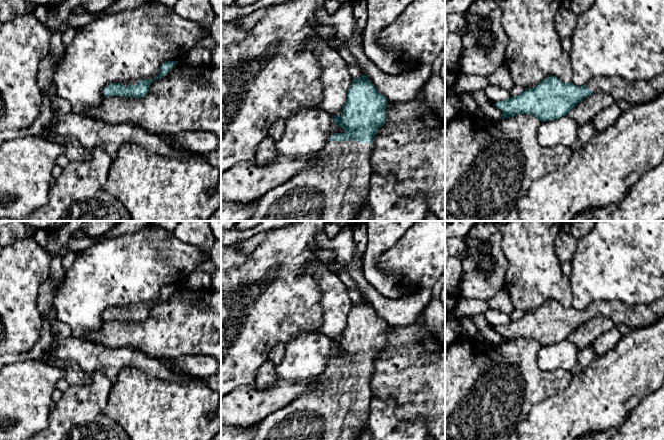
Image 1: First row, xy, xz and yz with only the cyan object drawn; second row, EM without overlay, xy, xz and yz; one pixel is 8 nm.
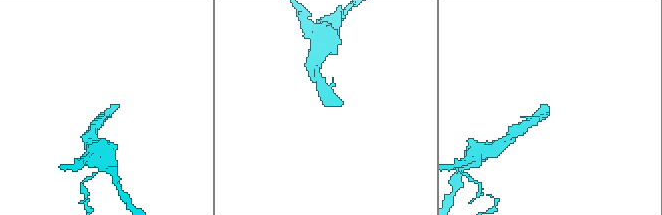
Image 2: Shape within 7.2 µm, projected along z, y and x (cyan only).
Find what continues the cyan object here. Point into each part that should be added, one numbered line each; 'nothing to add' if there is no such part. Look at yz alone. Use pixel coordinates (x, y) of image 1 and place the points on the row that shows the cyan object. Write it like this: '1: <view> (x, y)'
1: yz (634, 92)

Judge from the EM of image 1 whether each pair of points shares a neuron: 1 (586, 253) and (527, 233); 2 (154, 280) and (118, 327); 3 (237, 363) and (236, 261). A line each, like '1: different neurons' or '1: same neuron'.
1: different neurons
2: different neurons
3: different neurons

